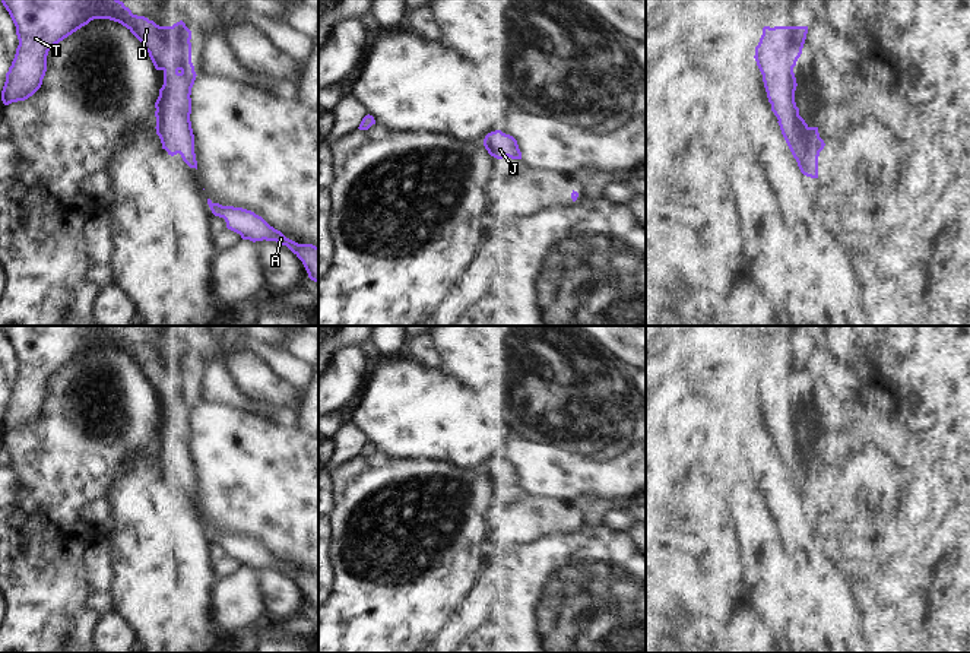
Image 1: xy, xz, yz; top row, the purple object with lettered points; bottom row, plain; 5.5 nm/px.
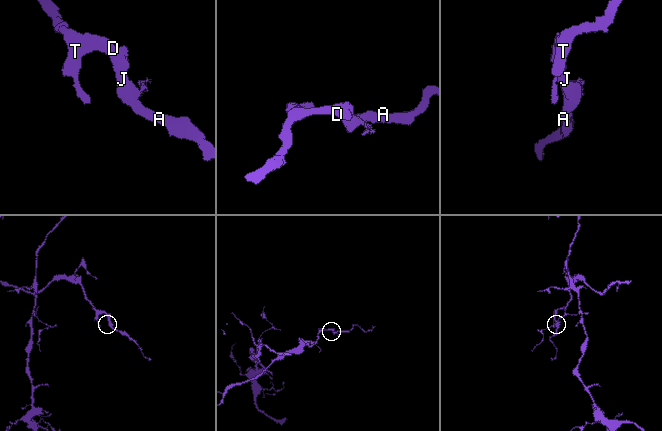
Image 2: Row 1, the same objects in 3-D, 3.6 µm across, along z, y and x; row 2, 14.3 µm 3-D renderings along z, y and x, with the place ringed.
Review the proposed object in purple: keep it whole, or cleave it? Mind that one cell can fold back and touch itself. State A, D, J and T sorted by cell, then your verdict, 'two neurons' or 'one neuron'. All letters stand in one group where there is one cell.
A D J T | one neuron

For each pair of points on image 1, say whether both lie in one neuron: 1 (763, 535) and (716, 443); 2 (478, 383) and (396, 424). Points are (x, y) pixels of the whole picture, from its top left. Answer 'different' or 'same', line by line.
1: different
2: different

